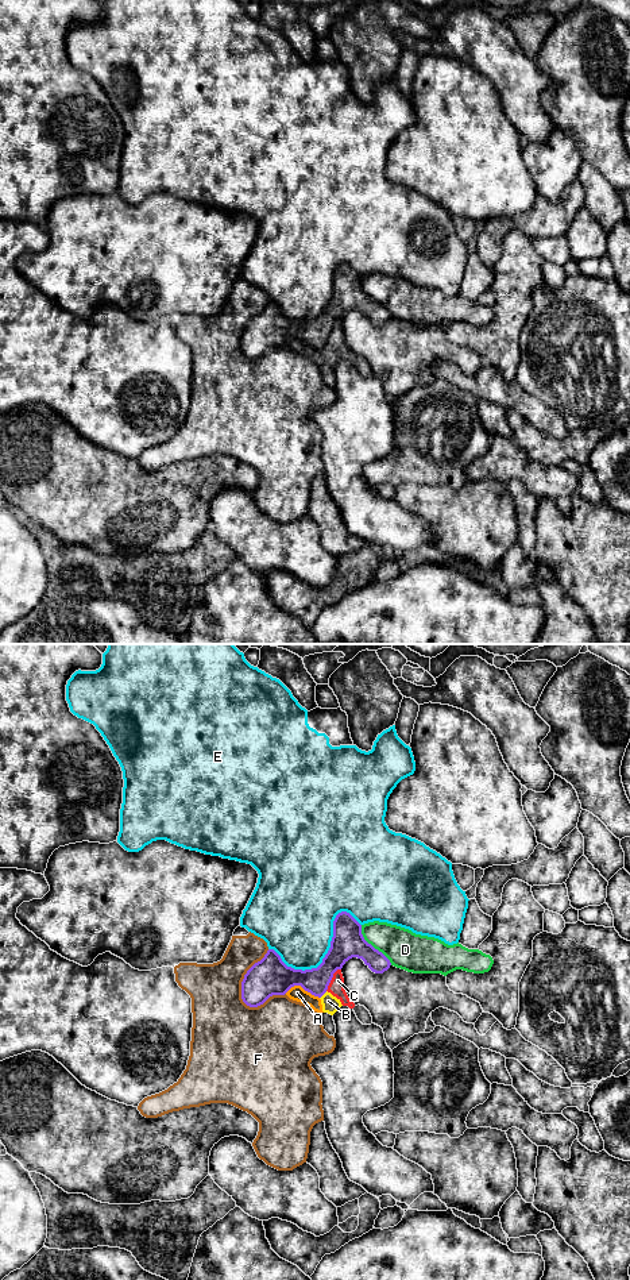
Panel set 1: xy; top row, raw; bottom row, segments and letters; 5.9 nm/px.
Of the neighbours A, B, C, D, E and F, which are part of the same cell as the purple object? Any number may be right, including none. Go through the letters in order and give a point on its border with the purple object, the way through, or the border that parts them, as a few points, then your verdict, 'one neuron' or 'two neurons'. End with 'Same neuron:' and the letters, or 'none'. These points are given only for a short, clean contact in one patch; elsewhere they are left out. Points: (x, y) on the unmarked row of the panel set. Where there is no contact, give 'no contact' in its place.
A: xy (302, 339) | along xy (285, 344), (294, 338), (301, 338), (319, 350) | two neurons
B: xy (323, 346) | along xy (327, 343), (320, 350) | two neurons
C: xy (331, 331) | two neurons
D: xy (371, 297) | two neurons
E: xy (327, 305) | two neurons
F: xy (244, 330) | two neurons
Same neuron: none

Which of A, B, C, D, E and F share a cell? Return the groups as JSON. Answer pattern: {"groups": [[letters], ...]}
{"groups": [["A", "B", "C"], ["D"], ["E"], ["F"]]}

